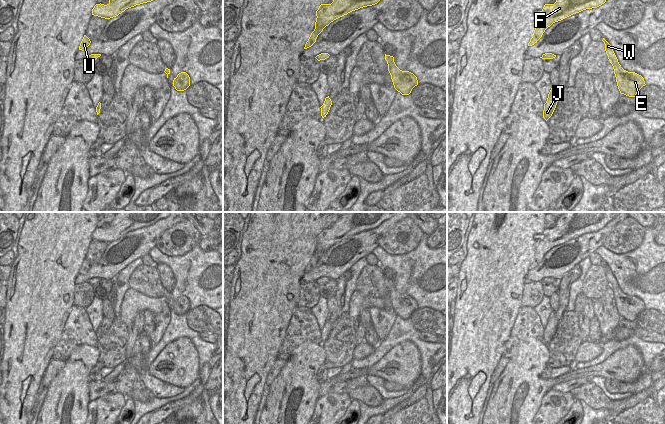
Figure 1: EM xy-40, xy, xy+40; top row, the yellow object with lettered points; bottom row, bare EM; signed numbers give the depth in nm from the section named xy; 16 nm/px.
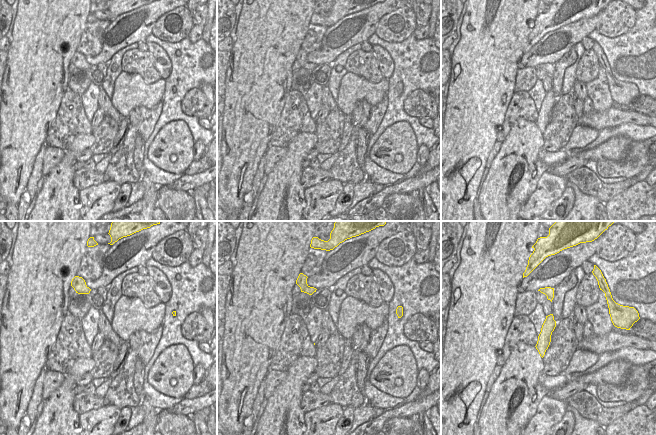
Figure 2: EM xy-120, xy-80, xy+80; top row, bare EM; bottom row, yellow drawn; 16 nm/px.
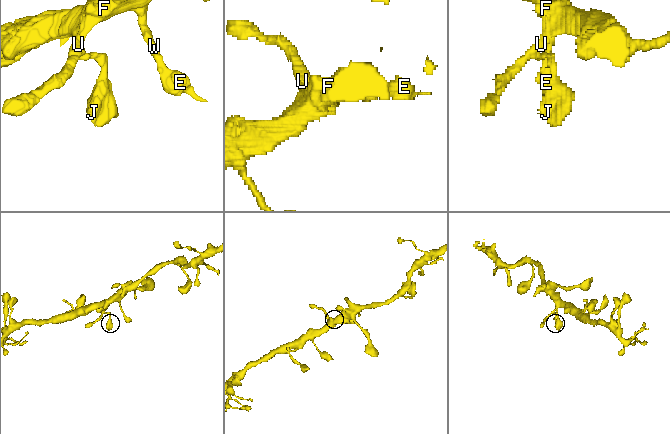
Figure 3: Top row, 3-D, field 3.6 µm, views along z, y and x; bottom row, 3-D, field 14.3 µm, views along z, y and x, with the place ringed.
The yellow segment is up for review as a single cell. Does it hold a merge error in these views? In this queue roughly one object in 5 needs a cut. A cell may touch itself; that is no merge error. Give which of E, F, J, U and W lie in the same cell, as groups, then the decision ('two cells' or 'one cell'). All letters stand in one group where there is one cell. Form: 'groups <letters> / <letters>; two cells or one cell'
groups E F J U W; one cell

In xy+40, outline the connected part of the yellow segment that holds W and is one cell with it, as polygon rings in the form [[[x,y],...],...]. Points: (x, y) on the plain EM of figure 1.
[[[604,262],[602,265],[605,268],[605,275],[608,283],[613,290],[620,317],[629,321],[636,321],[637,316],[646,309],[644,302],[635,296],[624,294],[619,288],[611,269]]]

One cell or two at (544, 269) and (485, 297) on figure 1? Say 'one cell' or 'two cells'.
two cells

